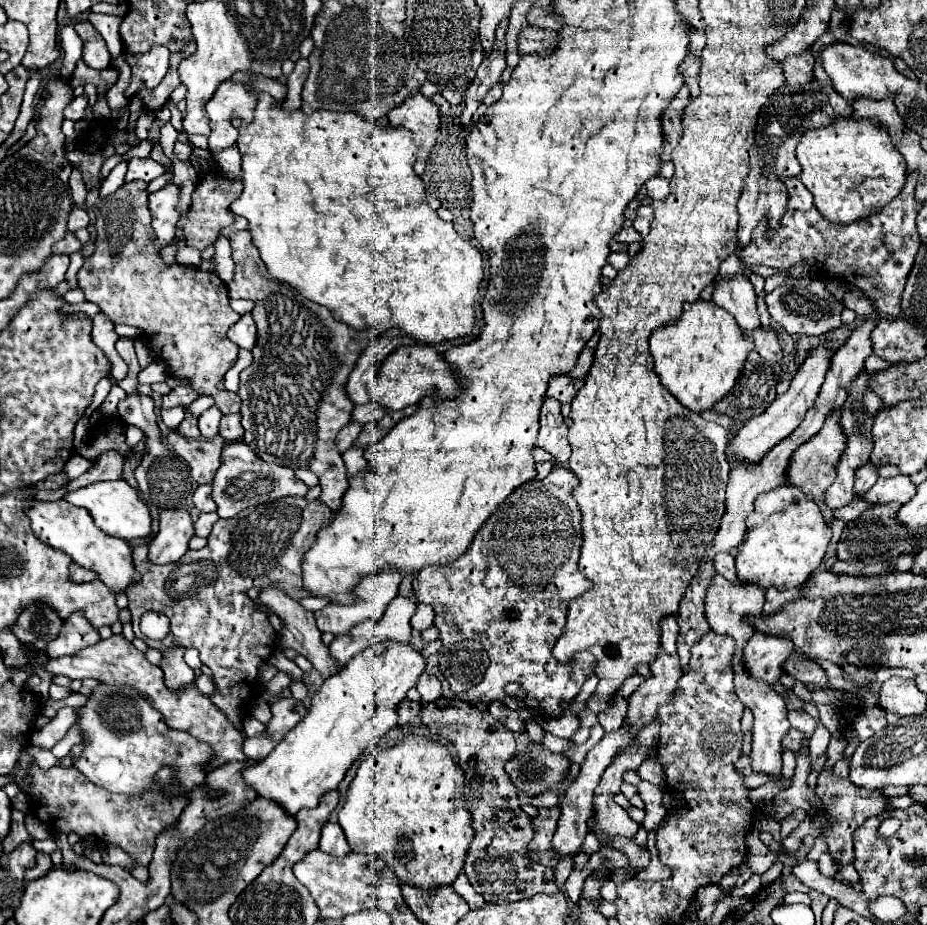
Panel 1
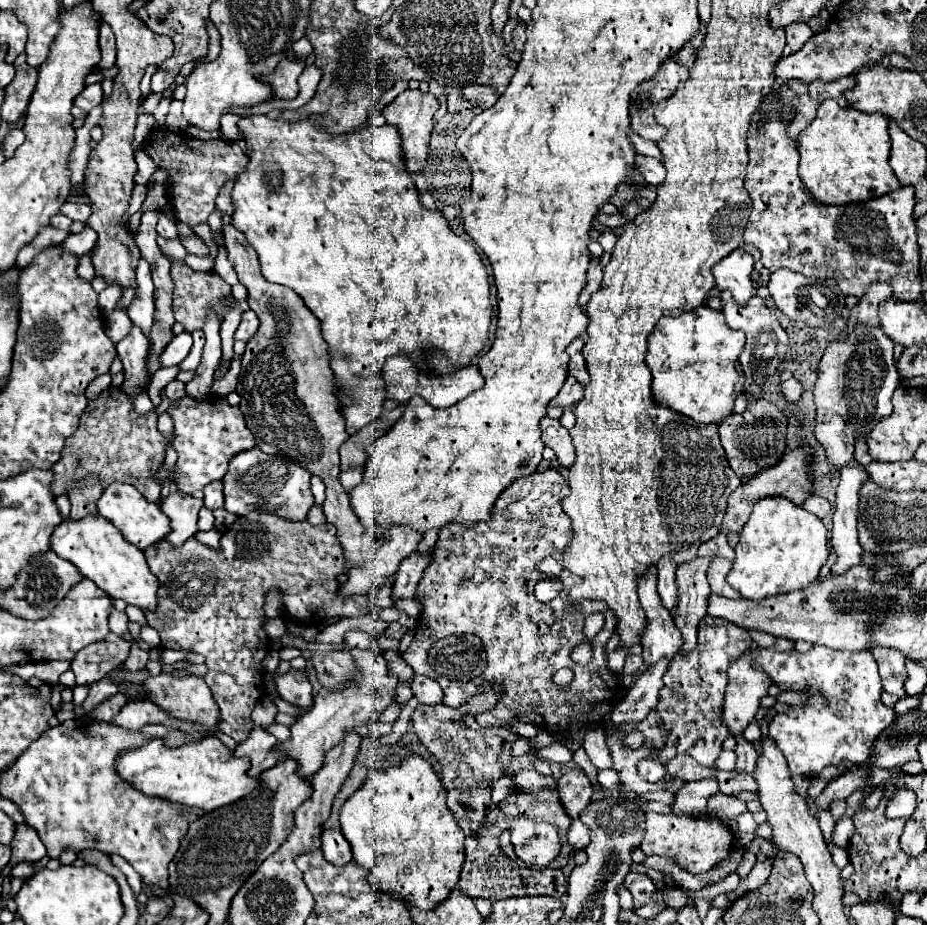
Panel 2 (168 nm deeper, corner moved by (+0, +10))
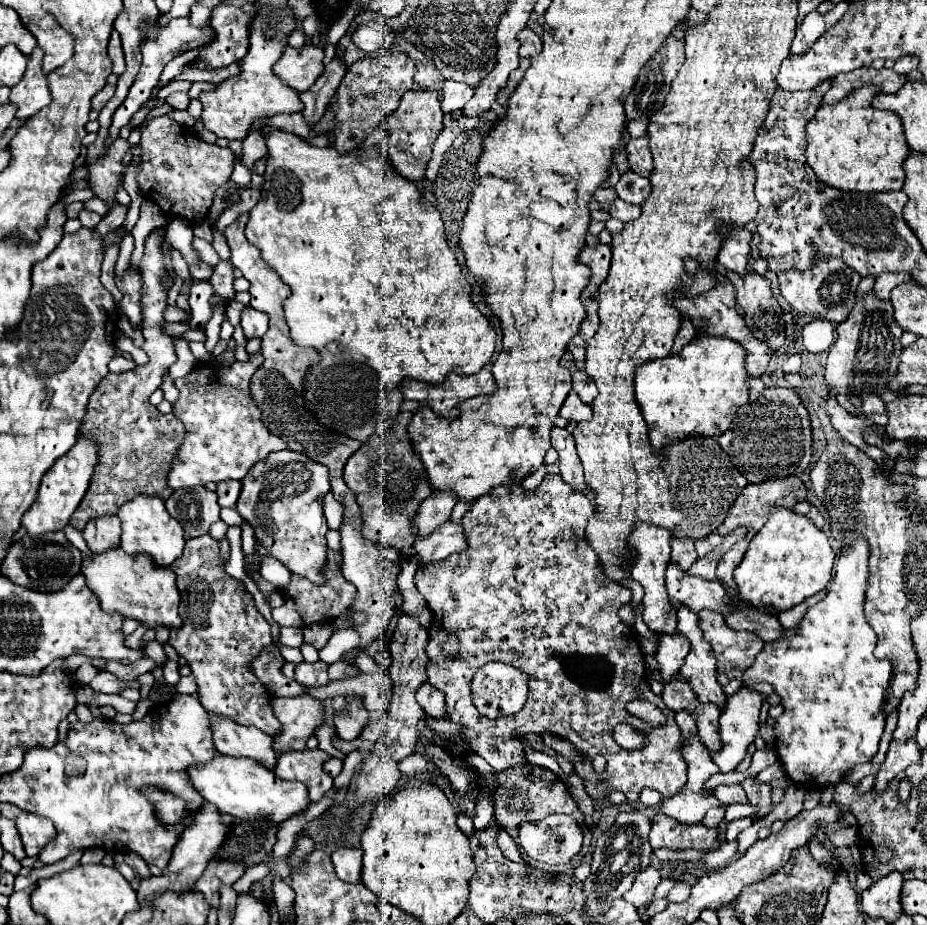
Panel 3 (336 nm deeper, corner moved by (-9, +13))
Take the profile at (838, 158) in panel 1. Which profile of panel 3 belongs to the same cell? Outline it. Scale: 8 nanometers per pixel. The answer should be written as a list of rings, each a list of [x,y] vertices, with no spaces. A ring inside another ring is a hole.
[[[864,86],[834,106],[820,106],[816,116],[808,122],[806,160],[822,184],[844,192],[856,190],[868,194],[902,188],[902,162],[908,154],[908,144],[904,142],[900,117],[870,106],[876,92],[878,88]]]

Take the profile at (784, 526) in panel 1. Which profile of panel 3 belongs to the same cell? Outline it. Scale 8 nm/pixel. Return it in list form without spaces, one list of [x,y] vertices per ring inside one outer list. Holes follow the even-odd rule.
[[[772,510],[772,518],[768,518],[768,522],[756,532],[744,560],[734,570],[734,580],[740,590],[738,596],[758,610],[768,608],[770,614],[790,610],[826,588],[834,558],[836,554],[828,536],[816,528],[810,518],[794,514],[794,510]]]

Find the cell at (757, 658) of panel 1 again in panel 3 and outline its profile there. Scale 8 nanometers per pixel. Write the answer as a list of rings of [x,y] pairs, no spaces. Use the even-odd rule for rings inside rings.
[[[742,686],[734,696],[728,698],[726,708],[720,714],[720,738],[724,742],[722,752],[714,754],[712,760],[720,772],[732,772],[746,756],[746,748],[758,734],[758,716],[762,708],[762,694]]]

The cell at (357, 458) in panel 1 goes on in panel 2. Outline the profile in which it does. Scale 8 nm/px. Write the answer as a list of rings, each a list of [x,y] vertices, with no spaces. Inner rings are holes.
[[[349,469],[349,471],[341,473],[341,485],[345,487],[347,493],[351,493],[351,489],[361,483],[361,479],[363,479],[363,469],[359,469],[359,471],[357,469]]]

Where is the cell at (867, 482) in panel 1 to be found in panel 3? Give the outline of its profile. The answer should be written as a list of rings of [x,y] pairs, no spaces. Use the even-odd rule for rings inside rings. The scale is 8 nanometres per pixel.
[[[864,536],[844,548],[836,558],[834,580],[826,598],[808,608],[798,624],[798,632],[784,630],[780,640],[766,642],[754,664],[744,670],[744,684],[752,686],[756,682],[768,682],[782,698],[784,712],[776,718],[774,726],[776,752],[788,778],[800,784],[826,786],[838,782],[852,766],[870,762],[876,756],[884,734],[884,704],[892,666],[888,660],[876,660],[872,654],[876,648],[876,634],[864,620],[868,556],[868,542],[864,542]]]

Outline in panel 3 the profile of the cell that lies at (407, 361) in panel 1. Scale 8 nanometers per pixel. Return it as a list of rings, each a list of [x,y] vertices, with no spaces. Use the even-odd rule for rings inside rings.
[[[482,368],[482,372],[465,377],[452,372],[439,386],[422,388],[420,382],[410,380],[410,384],[404,384],[400,390],[402,390],[404,398],[408,398],[408,400],[428,402],[434,406],[436,414],[456,418],[460,402],[464,402],[472,396],[478,396],[478,394],[492,394],[492,392],[496,392],[496,388],[498,386],[496,386],[496,380],[492,378],[492,372]]]

